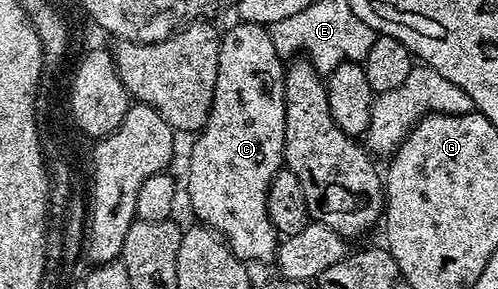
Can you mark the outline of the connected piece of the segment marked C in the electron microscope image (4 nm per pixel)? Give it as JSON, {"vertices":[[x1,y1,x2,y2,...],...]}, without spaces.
{"vertices":[[248,19,221,36,218,63,212,110,204,128,195,134,192,158,188,161,186,188,192,211,195,220,219,235,238,260,272,263,276,260,278,234,268,214,268,188,276,172,284,165,286,135,282,58,274,47,271,32,265,26,257,25,255,20]]}

